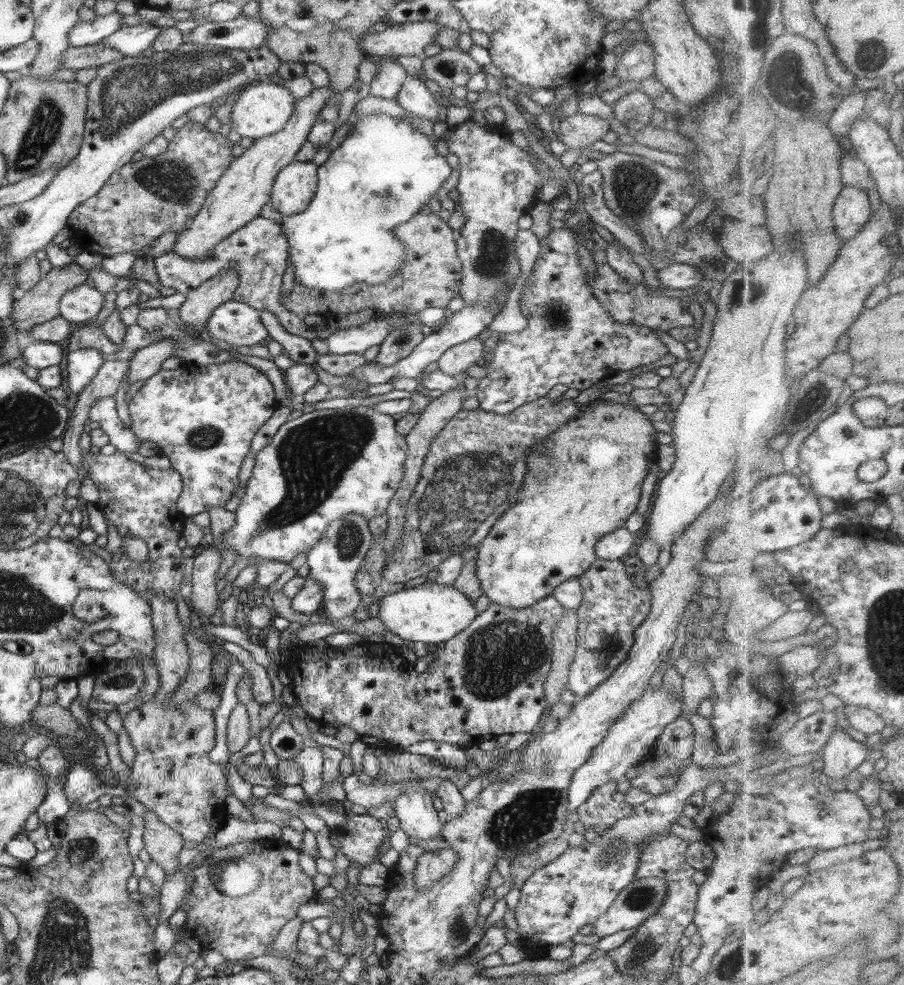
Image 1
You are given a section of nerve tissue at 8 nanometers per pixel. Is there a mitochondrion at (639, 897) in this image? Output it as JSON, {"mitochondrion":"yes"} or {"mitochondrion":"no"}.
{"mitochondrion":"yes"}

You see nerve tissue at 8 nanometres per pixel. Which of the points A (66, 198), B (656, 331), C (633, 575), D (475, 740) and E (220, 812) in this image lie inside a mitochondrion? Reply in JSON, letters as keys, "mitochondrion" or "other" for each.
{"A":"other","B":"other","C":"other","D":"other","E":"other"}

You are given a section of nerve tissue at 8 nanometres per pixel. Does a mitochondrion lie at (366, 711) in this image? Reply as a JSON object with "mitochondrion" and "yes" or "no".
{"mitochondrion":"no"}

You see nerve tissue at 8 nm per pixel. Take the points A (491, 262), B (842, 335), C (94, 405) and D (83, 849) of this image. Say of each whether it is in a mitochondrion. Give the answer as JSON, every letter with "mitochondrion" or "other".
{"A":"mitochondrion","B":"other","C":"other","D":"mitochondrion"}

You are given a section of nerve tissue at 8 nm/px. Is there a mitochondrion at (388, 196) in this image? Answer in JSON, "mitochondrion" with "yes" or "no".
{"mitochondrion":"yes"}

